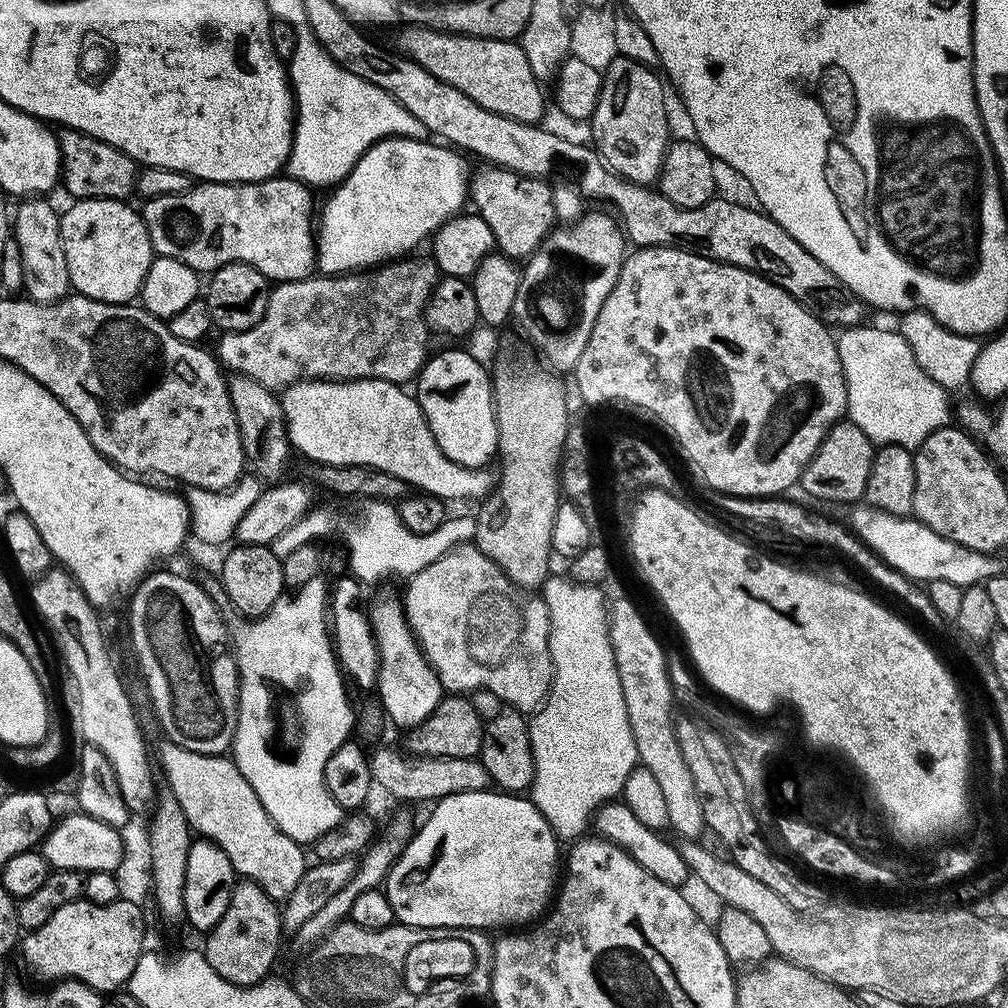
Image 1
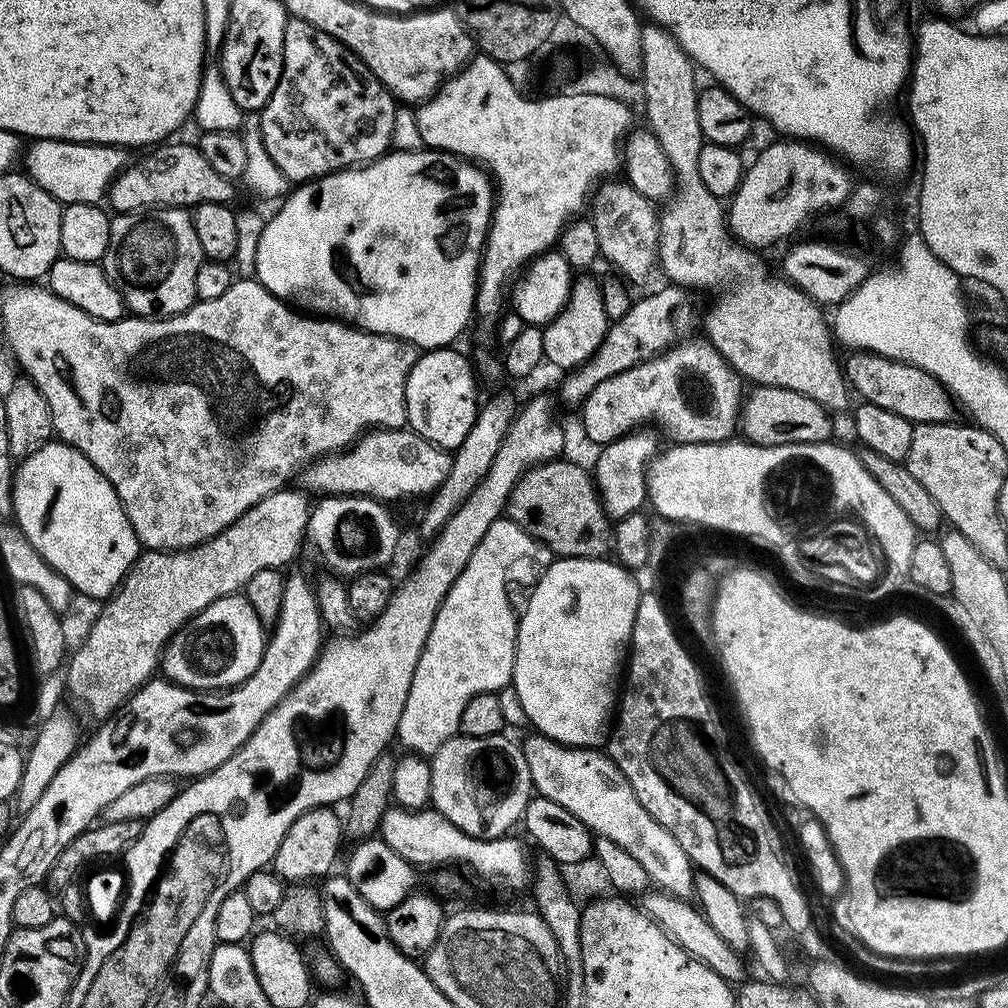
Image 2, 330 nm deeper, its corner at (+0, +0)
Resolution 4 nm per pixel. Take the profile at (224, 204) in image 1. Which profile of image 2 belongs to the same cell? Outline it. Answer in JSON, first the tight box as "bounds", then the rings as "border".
{"bounds":[102,208,206,318],"border":[[[149,208],[113,215],[111,221],[110,242],[106,246],[102,267],[108,281],[115,286],[118,294],[122,294],[125,309],[133,316],[159,318],[176,316],[192,307],[192,283],[200,265],[206,260],[194,230],[192,212],[186,208]]]}

